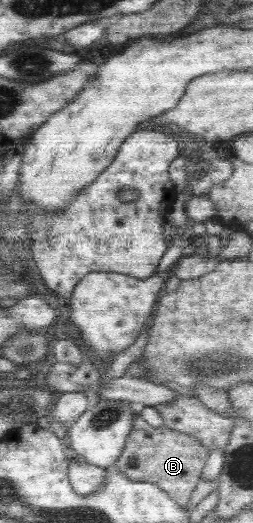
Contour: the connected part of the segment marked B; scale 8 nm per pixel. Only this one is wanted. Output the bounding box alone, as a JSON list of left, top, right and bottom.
[115,412,210,507]

